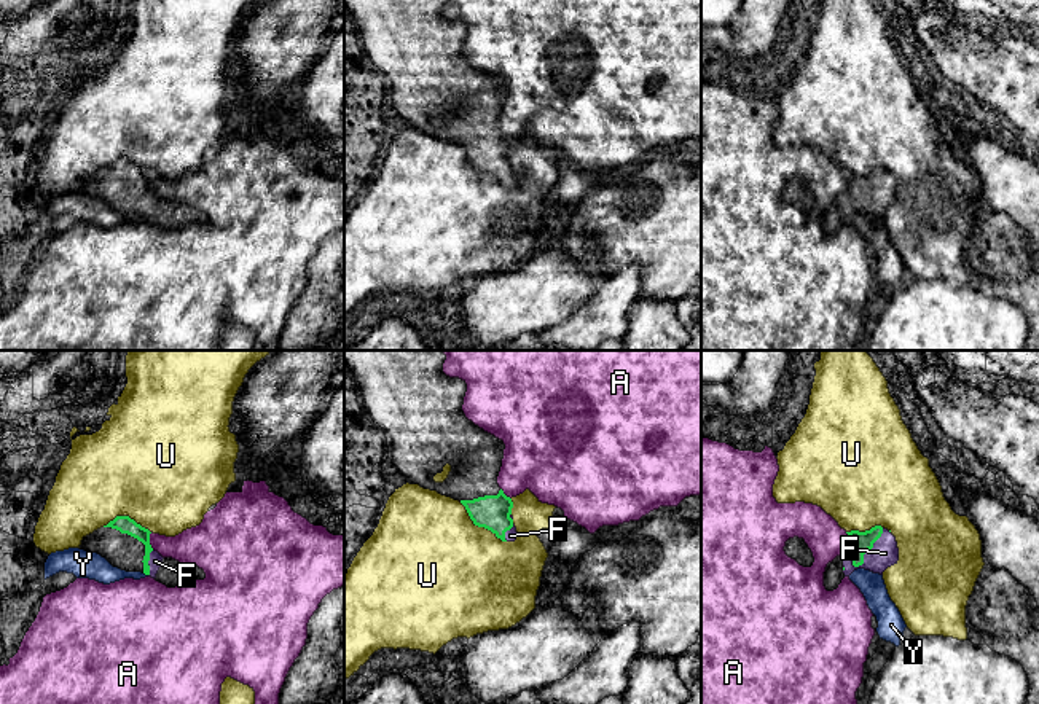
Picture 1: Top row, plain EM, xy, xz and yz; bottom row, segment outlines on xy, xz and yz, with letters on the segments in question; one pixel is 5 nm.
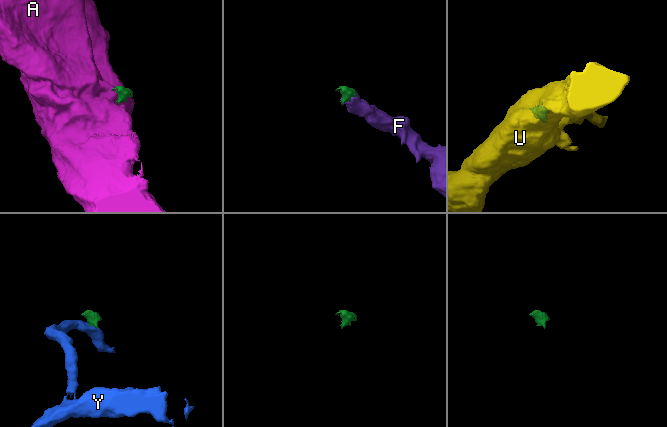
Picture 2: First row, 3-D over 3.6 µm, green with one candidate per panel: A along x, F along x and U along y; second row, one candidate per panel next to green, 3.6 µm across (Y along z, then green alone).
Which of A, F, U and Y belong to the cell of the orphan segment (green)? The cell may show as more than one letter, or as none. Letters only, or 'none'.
F

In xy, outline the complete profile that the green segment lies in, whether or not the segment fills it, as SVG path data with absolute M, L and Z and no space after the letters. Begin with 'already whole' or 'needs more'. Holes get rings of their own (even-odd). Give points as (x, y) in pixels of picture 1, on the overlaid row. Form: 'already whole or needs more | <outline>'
needs more | M116 516L107 526L83 537L80 550L97 553L113 567L150 575L150 530L129 516Z

